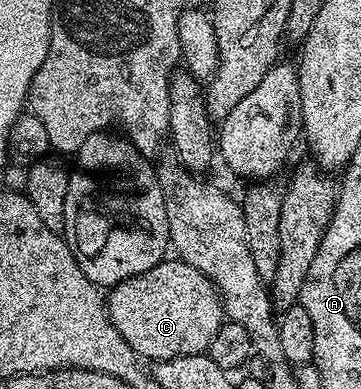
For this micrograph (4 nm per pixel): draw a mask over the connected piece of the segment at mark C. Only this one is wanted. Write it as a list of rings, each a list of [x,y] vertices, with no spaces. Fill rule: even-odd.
[[[167,257],[152,269],[109,288],[105,305],[112,325],[120,329],[120,337],[146,361],[209,352],[212,337],[224,322],[222,301],[214,282],[177,257]]]

